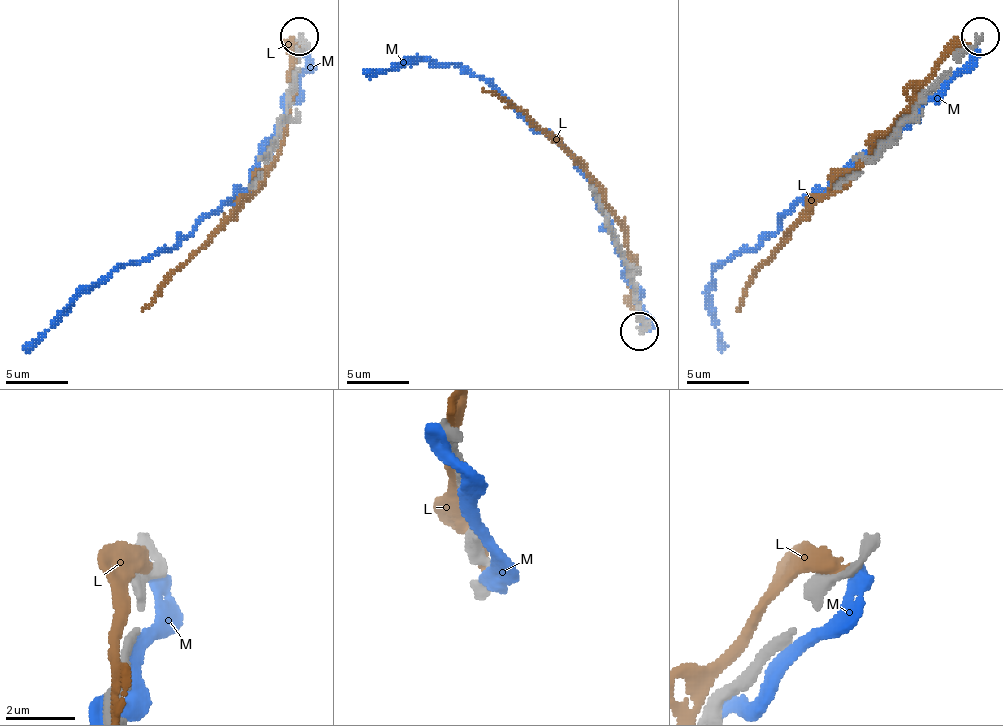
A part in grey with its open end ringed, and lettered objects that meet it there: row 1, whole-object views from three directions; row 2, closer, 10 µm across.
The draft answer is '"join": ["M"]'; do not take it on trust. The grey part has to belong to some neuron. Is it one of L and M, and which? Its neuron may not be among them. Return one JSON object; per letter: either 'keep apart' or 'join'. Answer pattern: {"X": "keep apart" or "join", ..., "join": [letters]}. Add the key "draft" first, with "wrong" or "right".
{"draft": "wrong", "L": "keep apart", "M": "keep apart", "join": []}

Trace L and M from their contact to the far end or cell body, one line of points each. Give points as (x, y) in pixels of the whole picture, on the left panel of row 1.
L: (299, 50), (293, 56), (287, 134), (265, 179), (142, 311)
M: (306, 50), (299, 90), (287, 103), (287, 116), (271, 138), (252, 182), (170, 248), (111, 270), (22, 349)

